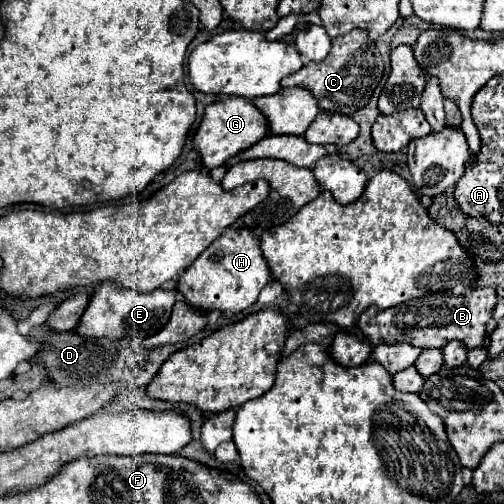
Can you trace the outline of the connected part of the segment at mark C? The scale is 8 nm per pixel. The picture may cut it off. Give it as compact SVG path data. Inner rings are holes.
M360 30L338 36L332 40L332 52L320 62L306 62L298 72L286 76L282 86L304 86L310 88L318 98L318 106L330 112L342 112L352 116L356 110L364 108L384 76L384 60L376 44L364 36Z

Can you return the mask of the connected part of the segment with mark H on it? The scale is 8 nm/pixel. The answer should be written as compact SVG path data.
M228 226L222 236L218 240L214 240L196 260L190 268L186 268L186 272L182 274L182 278L178 280L178 290L184 294L184 300L196 308L204 308L204 310L214 310L220 308L224 314L238 314L244 308L252 306L260 294L260 290L270 282L270 268L262 256L262 248L260 248L260 240L258 236L244 226Z

